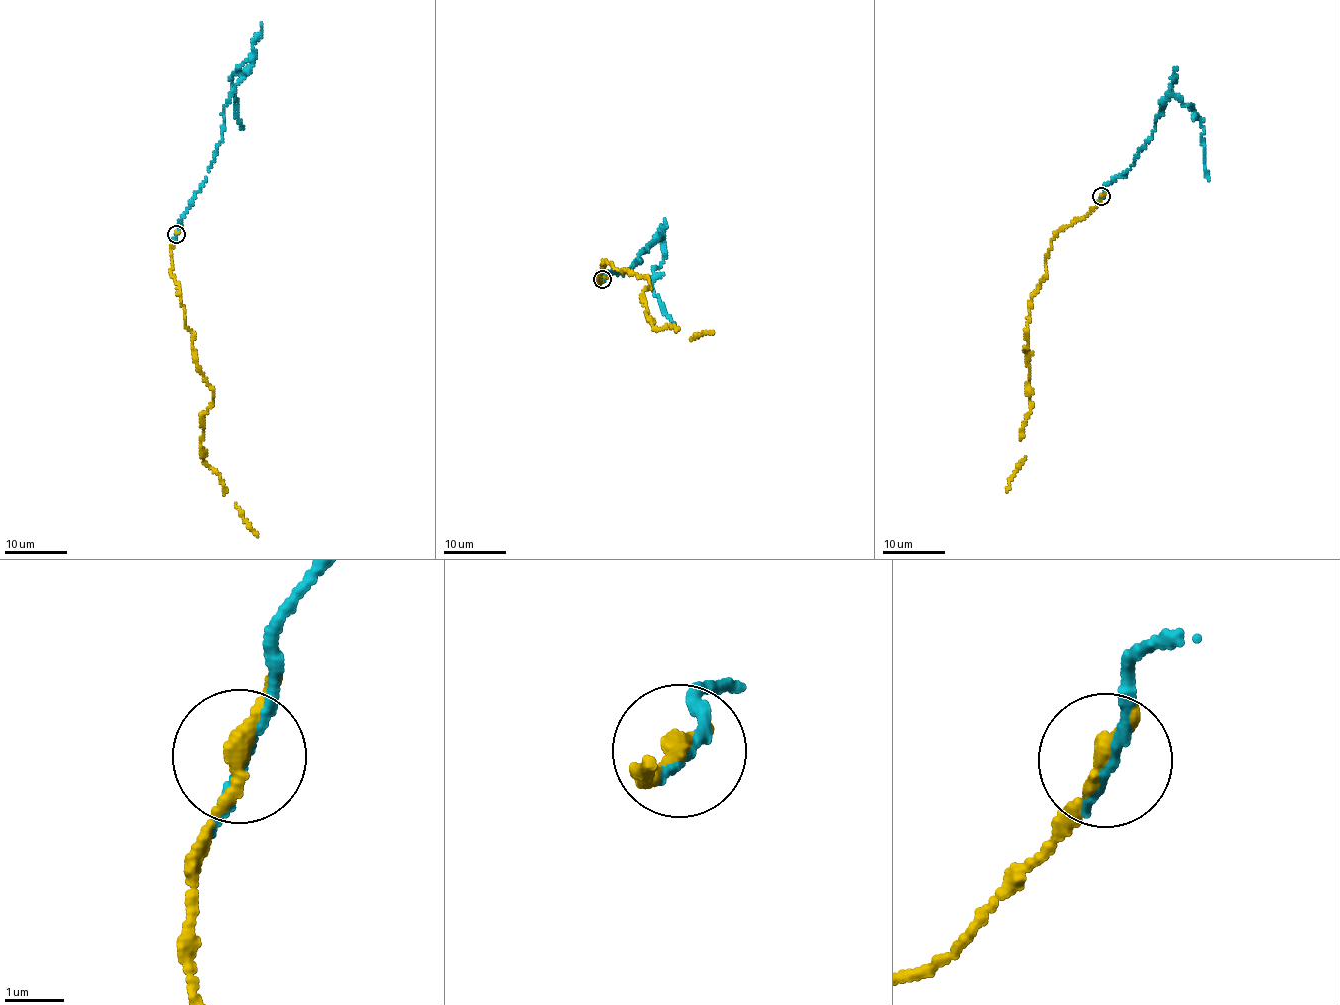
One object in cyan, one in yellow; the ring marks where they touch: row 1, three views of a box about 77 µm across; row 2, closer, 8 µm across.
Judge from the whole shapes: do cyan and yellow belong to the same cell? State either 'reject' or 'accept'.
accept

